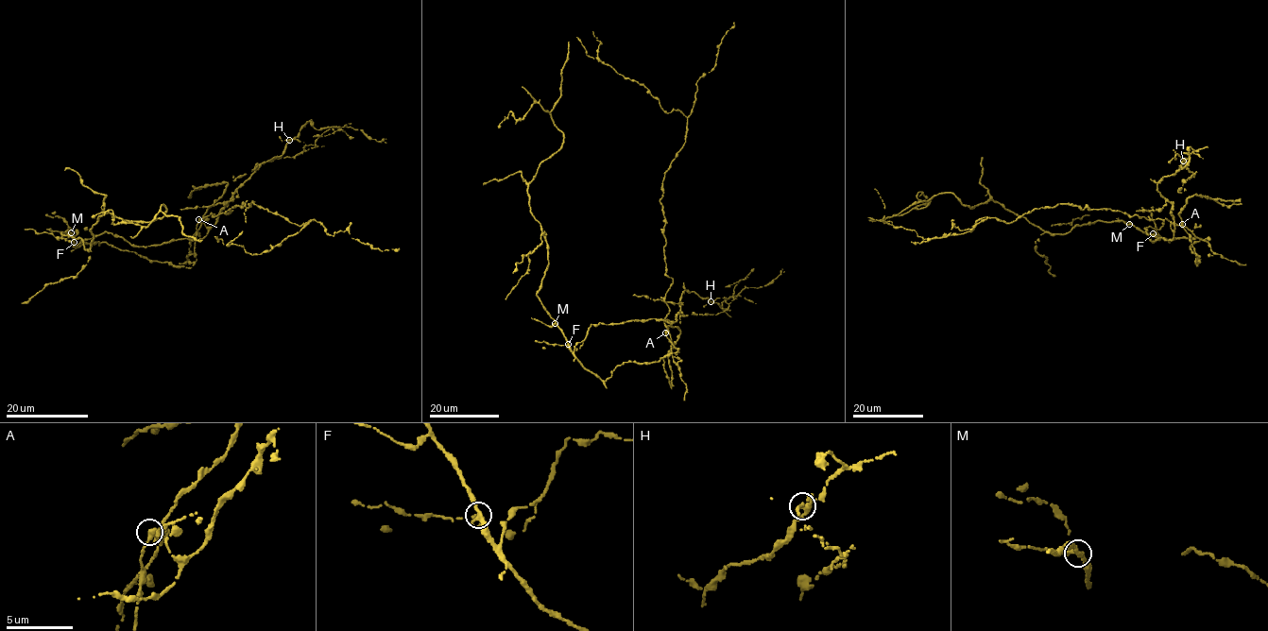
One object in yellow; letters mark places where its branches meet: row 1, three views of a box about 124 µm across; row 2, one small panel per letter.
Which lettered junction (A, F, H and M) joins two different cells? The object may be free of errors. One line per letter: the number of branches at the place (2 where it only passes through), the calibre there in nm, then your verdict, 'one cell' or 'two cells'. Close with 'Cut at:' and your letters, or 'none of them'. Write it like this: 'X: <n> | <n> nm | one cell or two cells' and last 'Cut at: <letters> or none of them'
A: 3 | 300 nm | one cell
F: 3 | 320 nm | one cell
H: 3 | 300 nm | two cells
M: 3 | 320 nm | one cell
Cut at: H

